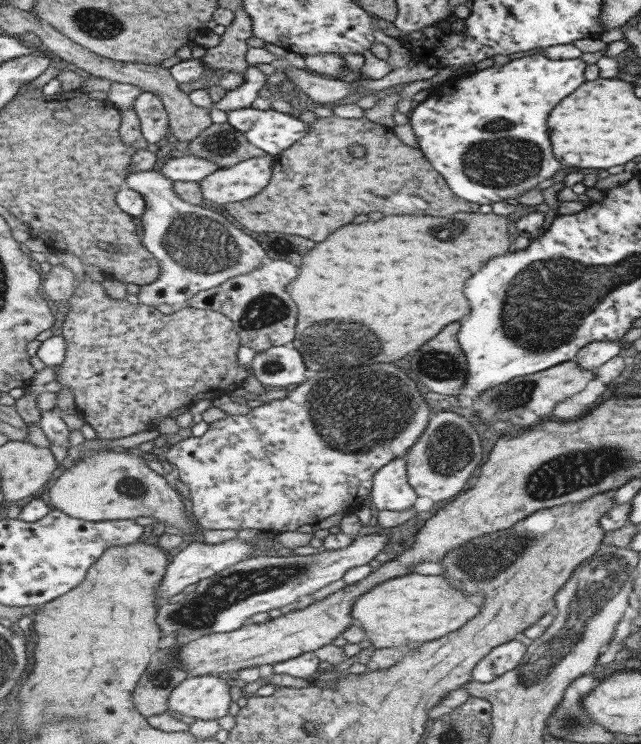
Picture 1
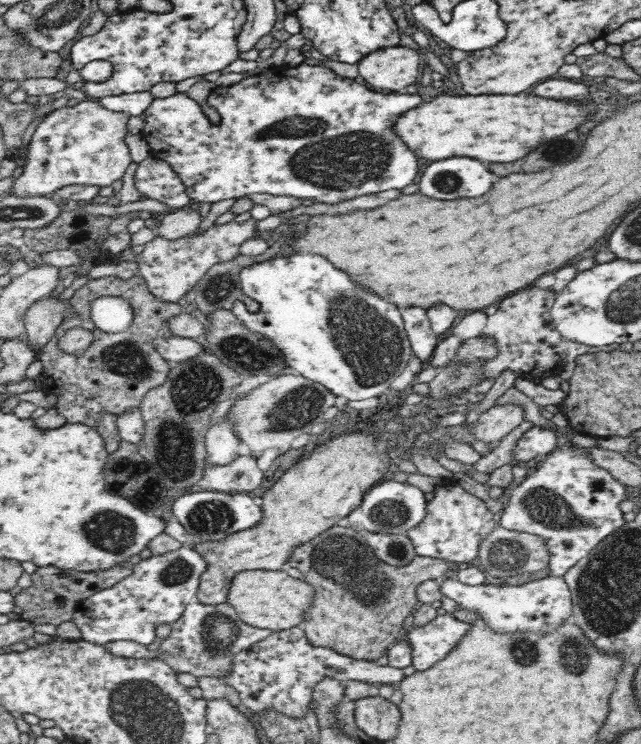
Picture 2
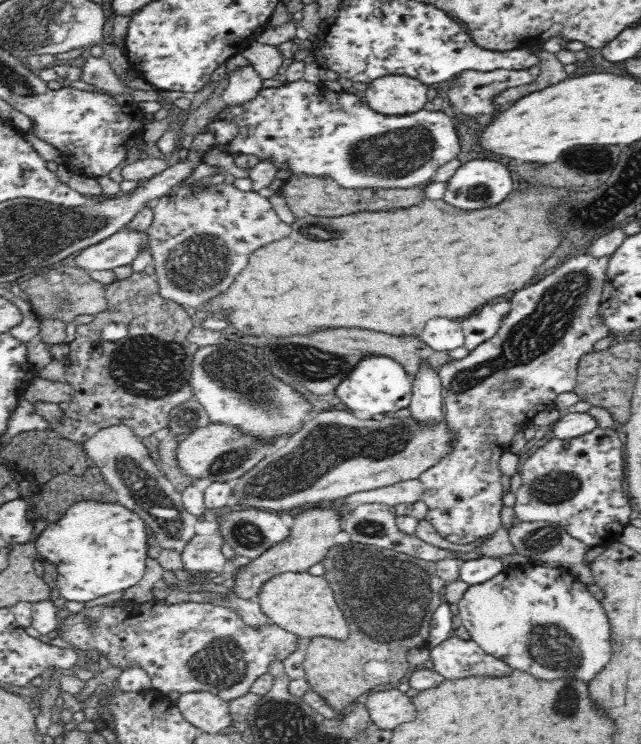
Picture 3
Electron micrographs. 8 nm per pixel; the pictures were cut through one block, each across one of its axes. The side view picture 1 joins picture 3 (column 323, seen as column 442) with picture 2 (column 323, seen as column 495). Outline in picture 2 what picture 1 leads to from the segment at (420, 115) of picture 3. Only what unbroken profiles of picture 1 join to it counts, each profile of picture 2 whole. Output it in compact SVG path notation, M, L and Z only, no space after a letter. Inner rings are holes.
M282 64L281 66L268 69L259 75L244 78L238 83L228 86L217 86L207 98L208 104L220 114L220 122L214 124L200 107L198 102L189 98L185 93L175 93L168 98L156 98L151 106L144 113L145 125L140 135L150 145L151 156L156 159L169 162L173 169L179 174L182 182L186 185L186 192L192 201L214 203L228 198L248 197L250 194L273 194L274 196L293 196L301 200L310 198L316 203L338 204L345 200L352 200L357 196L376 194L384 192L390 188L406 188L410 186L416 176L418 176L418 157L404 140L398 138L394 130L394 124L398 116L404 112L420 106L424 100L420 94L392 94L386 92L373 91L368 86L360 85L352 78L342 77L330 68L324 67L323 64L308 65L299 64L295 67L289 67Z

